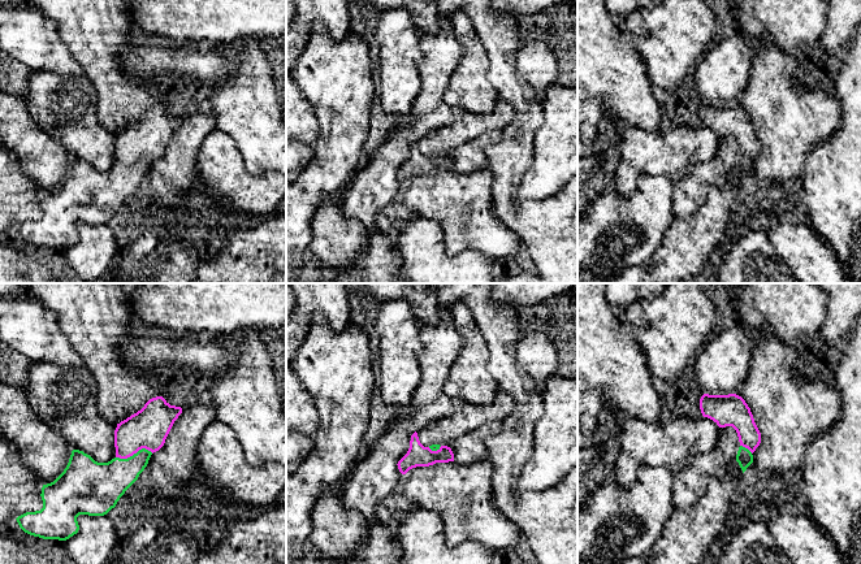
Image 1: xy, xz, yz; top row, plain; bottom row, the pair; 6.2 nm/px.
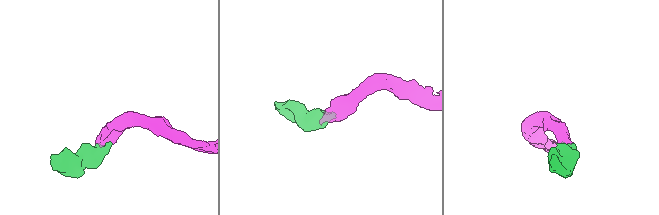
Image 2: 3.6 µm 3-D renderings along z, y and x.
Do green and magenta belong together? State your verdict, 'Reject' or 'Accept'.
Accept

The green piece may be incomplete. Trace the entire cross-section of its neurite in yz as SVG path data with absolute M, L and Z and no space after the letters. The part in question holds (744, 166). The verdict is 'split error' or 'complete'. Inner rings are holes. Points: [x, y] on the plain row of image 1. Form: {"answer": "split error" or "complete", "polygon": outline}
{"answer": "split error", "polygon": "M704 103L700 118L704 126L713 129L719 136L732 135L736 139L740 151L736 170L744 182L761 152L761 142L745 109L736 103Z"}

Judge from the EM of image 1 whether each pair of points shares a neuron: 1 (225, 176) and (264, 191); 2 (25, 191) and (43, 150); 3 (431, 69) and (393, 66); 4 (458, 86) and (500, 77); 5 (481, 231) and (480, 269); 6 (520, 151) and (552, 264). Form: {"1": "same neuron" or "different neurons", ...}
{"1": "same neuron", "2": "different neurons", "3": "different neurons", "4": "different neurons", "5": "different neurons", "6": "same neuron"}

